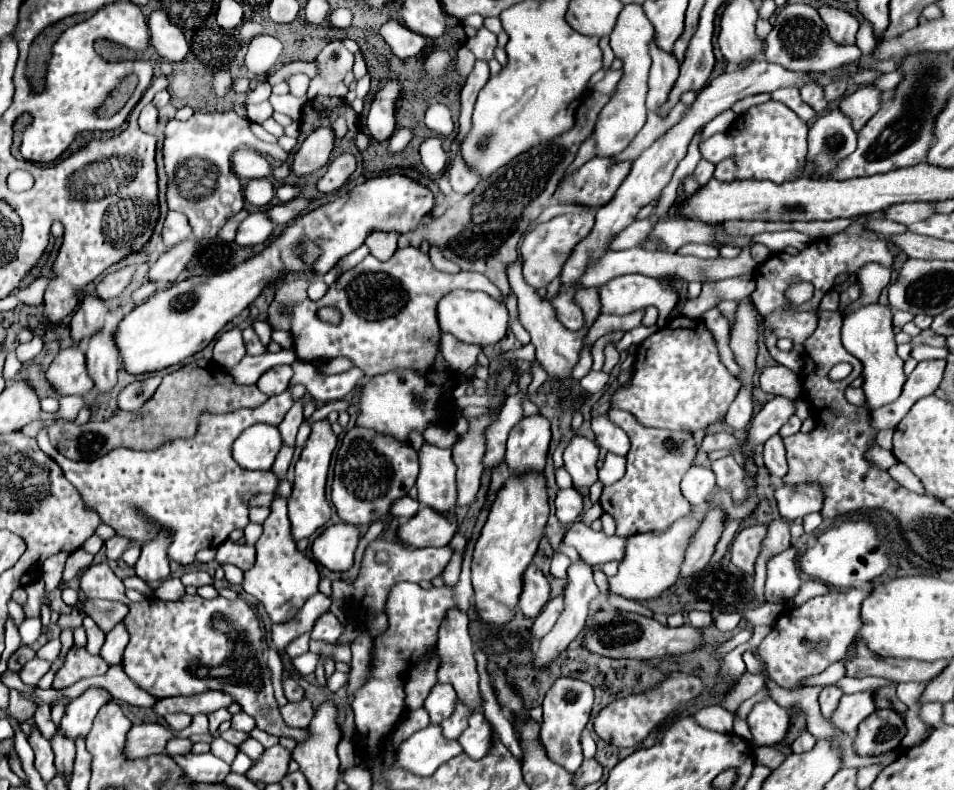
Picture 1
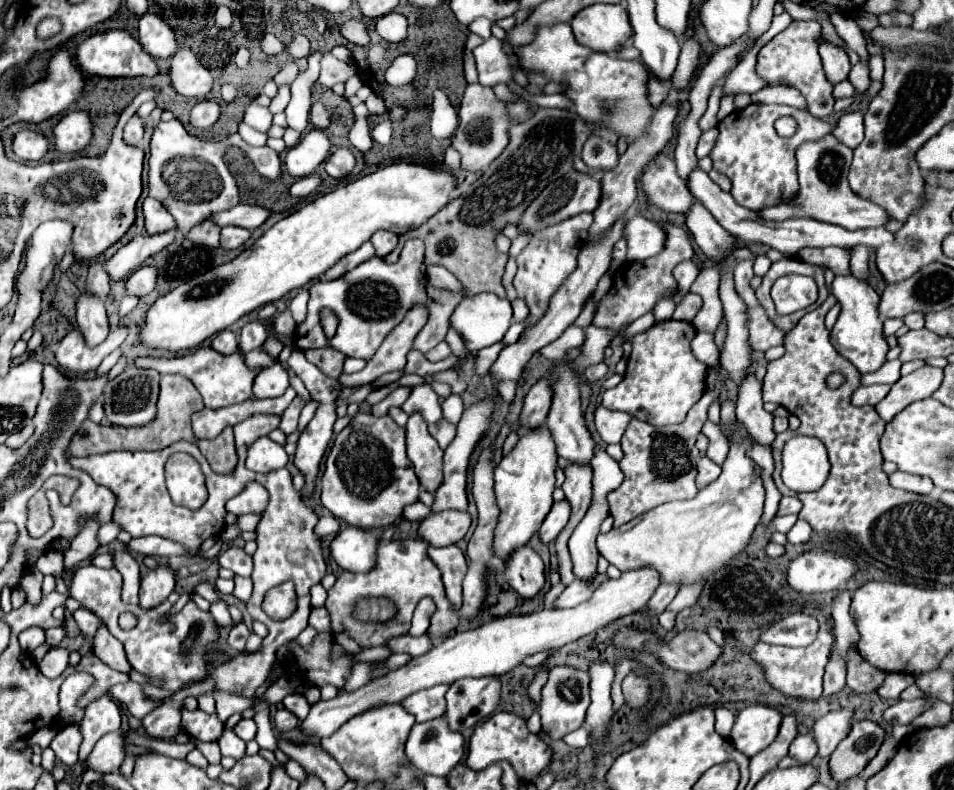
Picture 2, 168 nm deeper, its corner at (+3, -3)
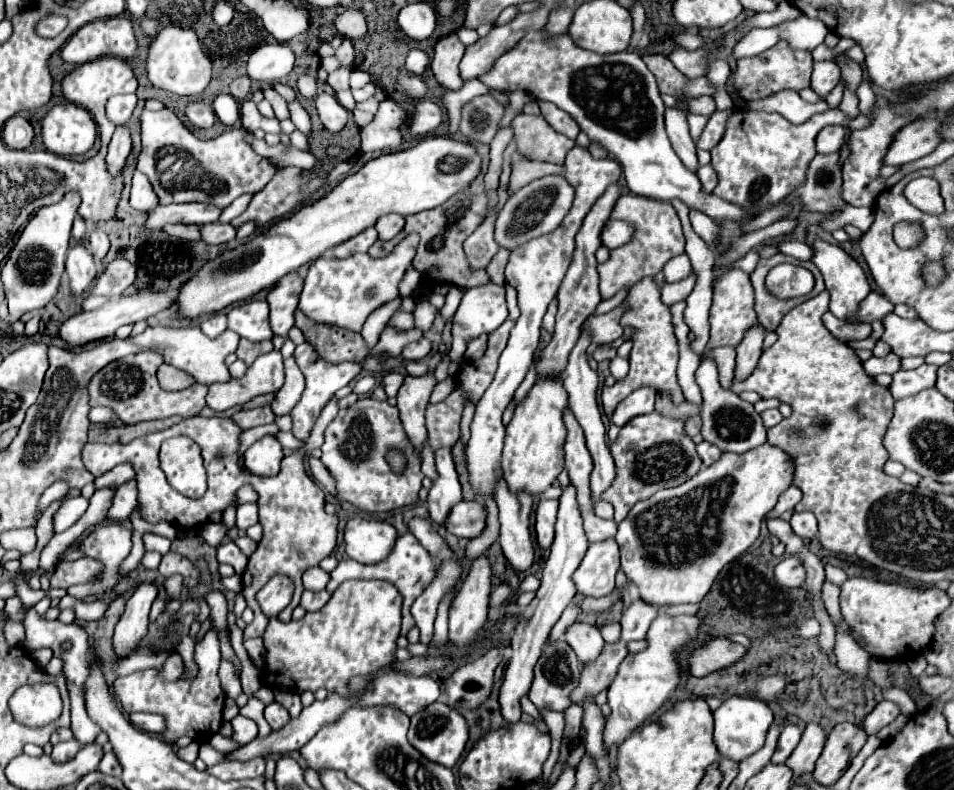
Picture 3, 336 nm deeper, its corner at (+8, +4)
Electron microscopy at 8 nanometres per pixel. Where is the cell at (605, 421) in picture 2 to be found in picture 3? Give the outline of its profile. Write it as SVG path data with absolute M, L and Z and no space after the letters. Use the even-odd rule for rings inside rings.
M642 387L642 389L632 391L632 393L616 407L614 415L610 417L610 423L622 427L622 425L626 425L632 417L652 413L652 411L654 411L654 397L656 397L656 389L650 389L650 387Z

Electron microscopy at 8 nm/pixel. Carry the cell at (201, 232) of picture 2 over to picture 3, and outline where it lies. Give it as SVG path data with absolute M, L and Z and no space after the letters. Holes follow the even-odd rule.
M176 223L176 225L162 227L162 231L168 233L168 235L172 235L172 237L184 239L184 241L200 241L198 225L182 225L182 223Z

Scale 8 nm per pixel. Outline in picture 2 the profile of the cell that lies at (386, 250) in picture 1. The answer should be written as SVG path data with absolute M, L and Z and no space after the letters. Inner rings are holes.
M379 230L379 232L375 232L375 234L371 236L369 242L375 246L375 254L377 254L379 258L383 258L383 256L387 256L387 254L391 254L391 252L395 250L395 246L397 246L397 236L395 236L393 232Z

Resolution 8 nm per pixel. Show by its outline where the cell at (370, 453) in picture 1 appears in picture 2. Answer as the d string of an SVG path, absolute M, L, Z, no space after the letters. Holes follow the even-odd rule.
M359 412L337 434L325 462L321 486L321 502L335 518L365 530L393 524L401 518L403 508L417 502L419 496L419 480L405 452L405 430L389 416L375 418L369 412Z

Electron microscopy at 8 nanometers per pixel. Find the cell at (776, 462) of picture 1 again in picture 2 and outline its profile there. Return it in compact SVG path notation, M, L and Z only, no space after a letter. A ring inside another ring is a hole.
M747 374L739 388L739 400L737 400L737 422L745 426L749 436L763 444L763 446L773 446L775 432L773 432L773 416L763 410L763 400L761 400L761 384Z

